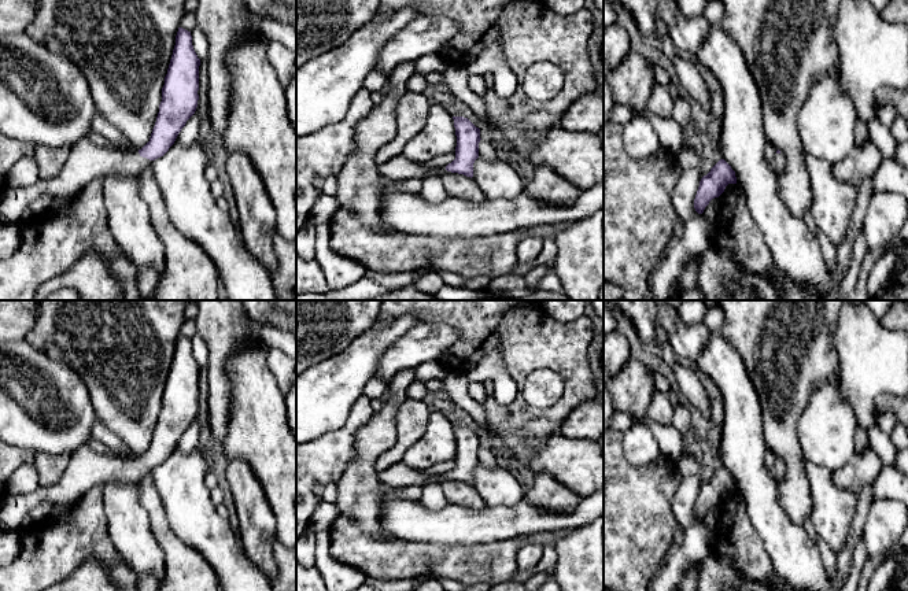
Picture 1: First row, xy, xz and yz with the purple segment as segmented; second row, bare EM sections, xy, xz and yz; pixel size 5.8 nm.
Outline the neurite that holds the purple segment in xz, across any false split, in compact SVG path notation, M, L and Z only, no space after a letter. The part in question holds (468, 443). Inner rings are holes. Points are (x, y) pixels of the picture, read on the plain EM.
M453 424L457 454L455 466L447 473L428 474L424 470L416 470L402 461L391 465L385 470L377 472L381 484L392 488L422 487L427 481L442 484L446 479L473 484L473 470L479 465L480 436L468 425Z

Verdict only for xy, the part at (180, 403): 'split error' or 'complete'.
split error

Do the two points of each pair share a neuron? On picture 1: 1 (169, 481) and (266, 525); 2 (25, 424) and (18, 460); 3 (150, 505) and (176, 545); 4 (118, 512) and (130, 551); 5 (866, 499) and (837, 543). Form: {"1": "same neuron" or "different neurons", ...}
{"1": "different neurons", "2": "different neurons", "3": "same neuron", "4": "same neuron", "5": "different neurons"}

